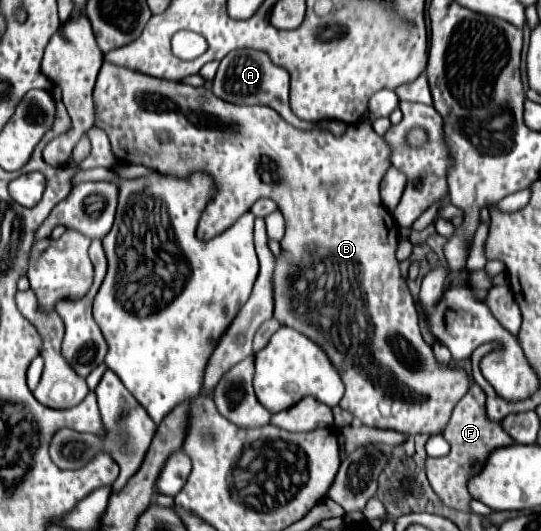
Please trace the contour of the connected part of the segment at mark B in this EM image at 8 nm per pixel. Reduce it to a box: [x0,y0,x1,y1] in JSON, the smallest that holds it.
[94,62,470,436]

